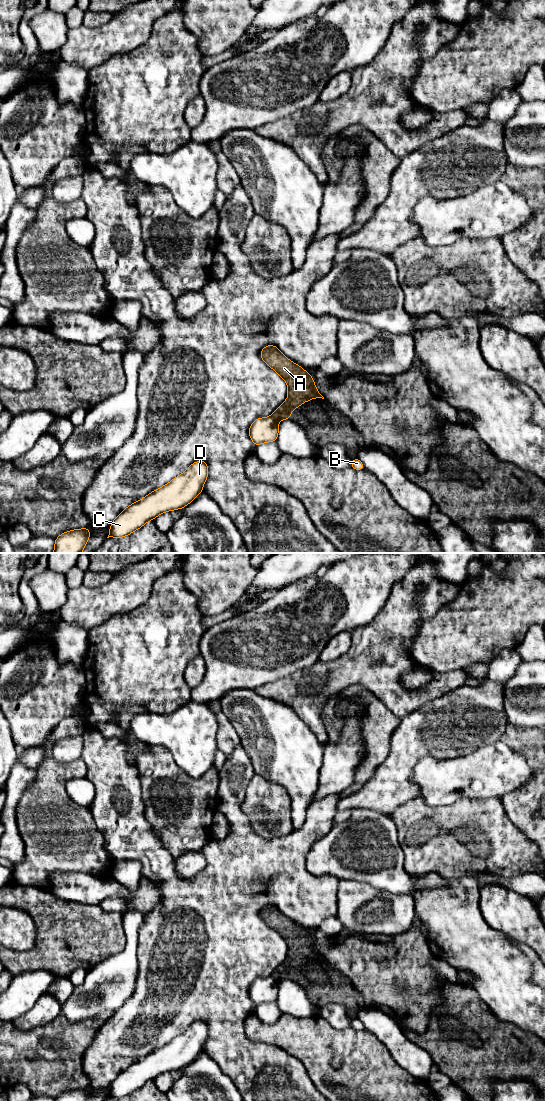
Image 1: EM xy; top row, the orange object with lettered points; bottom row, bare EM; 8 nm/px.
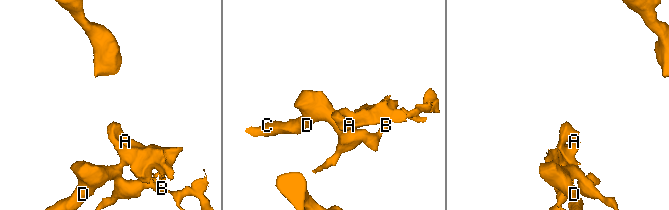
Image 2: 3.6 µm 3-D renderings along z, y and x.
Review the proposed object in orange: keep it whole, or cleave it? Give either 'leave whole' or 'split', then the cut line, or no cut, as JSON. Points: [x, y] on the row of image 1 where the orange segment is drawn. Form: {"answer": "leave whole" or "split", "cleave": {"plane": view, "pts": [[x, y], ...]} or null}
{"answer": "split", "cleave": {"plane": "xy", "pts": [[272, 415], [276, 420]]}}

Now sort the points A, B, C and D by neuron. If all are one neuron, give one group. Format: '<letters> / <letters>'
A / B C D

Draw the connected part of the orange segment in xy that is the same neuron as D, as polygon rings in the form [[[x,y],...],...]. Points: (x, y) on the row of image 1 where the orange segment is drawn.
[[[194,462],[168,484],[123,510],[111,523],[107,538],[125,537],[161,513],[184,508],[202,492],[207,477],[207,462]]]

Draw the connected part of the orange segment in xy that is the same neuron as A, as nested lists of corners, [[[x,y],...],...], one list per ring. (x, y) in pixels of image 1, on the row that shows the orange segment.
[[[274,345],[265,346],[260,352],[261,359],[275,370],[288,385],[288,399],[273,413],[274,419],[286,420],[291,418],[291,411],[313,398],[324,397],[318,392],[314,379],[300,365],[286,358]]]

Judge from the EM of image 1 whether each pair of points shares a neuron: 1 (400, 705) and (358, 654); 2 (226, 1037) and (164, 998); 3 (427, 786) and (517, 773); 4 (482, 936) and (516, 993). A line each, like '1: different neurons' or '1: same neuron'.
1: same neuron
2: same neuron
3: same neuron
4: same neuron

